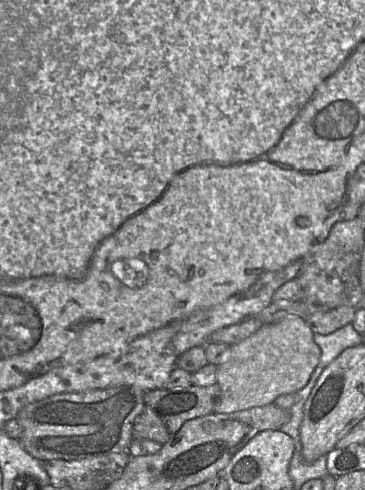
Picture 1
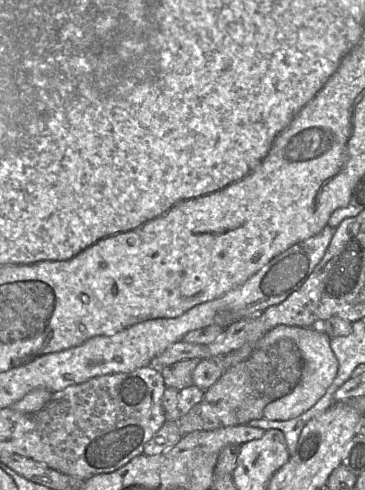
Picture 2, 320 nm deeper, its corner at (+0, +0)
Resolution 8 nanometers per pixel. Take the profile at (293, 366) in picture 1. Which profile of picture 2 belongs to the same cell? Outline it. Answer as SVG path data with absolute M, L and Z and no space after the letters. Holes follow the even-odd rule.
M278 325L255 343L255 350L268 347L283 339L292 340L301 353L303 362L301 379L291 393L265 406L263 418L268 420L289 420L309 410L323 397L338 370L338 361L330 347L330 338L320 327Z

